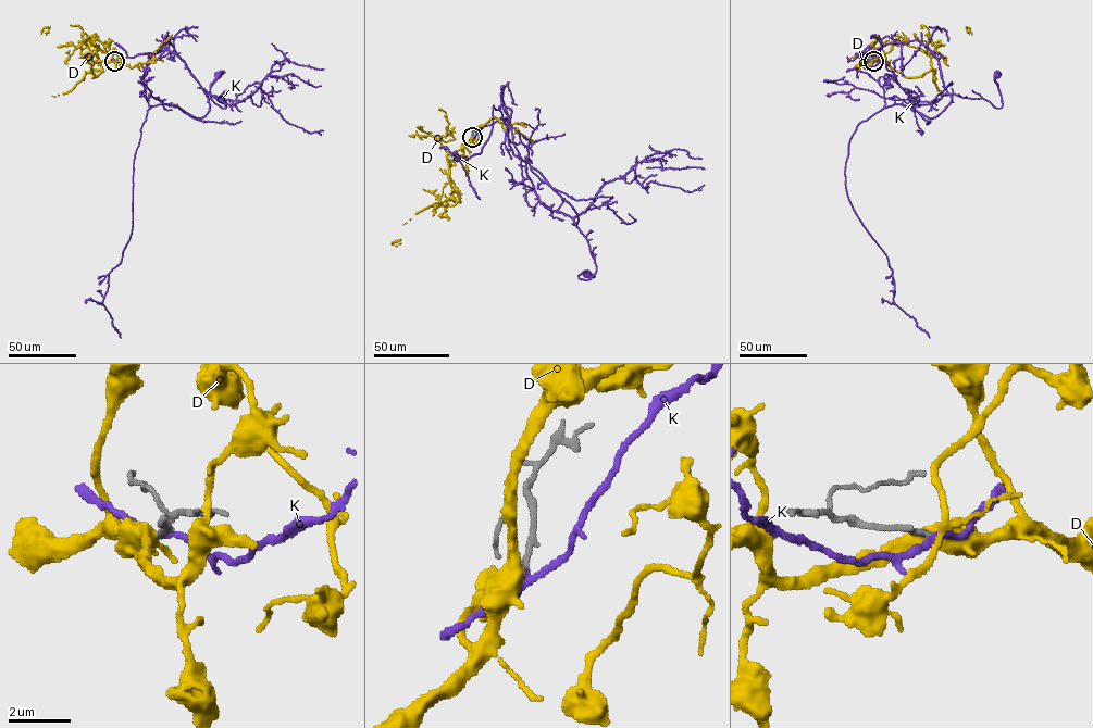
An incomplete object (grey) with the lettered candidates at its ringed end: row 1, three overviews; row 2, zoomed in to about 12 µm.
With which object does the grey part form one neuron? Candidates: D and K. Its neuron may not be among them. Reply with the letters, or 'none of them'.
none of them

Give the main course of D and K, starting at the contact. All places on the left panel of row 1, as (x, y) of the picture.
D: (114, 61), (94, 62), (92, 77), (102, 70), (99, 59), (89, 48), (83, 48), (41, 29)
K: (114, 61), (156, 53), (168, 40), (206, 93), (224, 99), (224, 108), (211, 98), (211, 84), (218, 74)

